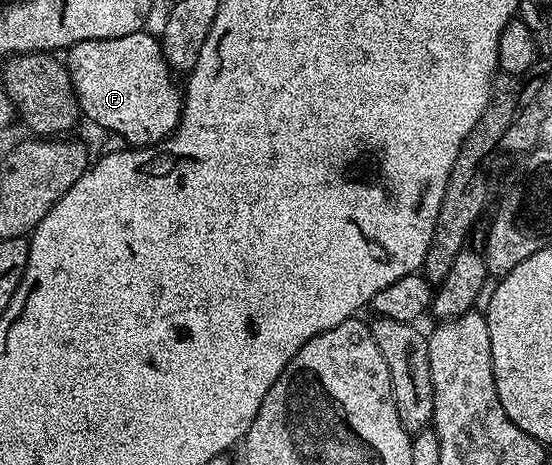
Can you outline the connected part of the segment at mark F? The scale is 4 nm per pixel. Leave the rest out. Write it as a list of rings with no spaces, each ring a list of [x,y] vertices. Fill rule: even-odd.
[[[142,29],[127,37],[114,39],[92,39],[79,41],[74,47],[68,48],[67,66],[73,92],[77,95],[77,106],[80,114],[85,115],[97,127],[105,131],[114,131],[126,139],[130,148],[154,147],[169,138],[176,131],[181,120],[183,91],[173,84],[174,72],[170,71],[167,61],[161,52],[161,41],[156,34],[148,35]]]

